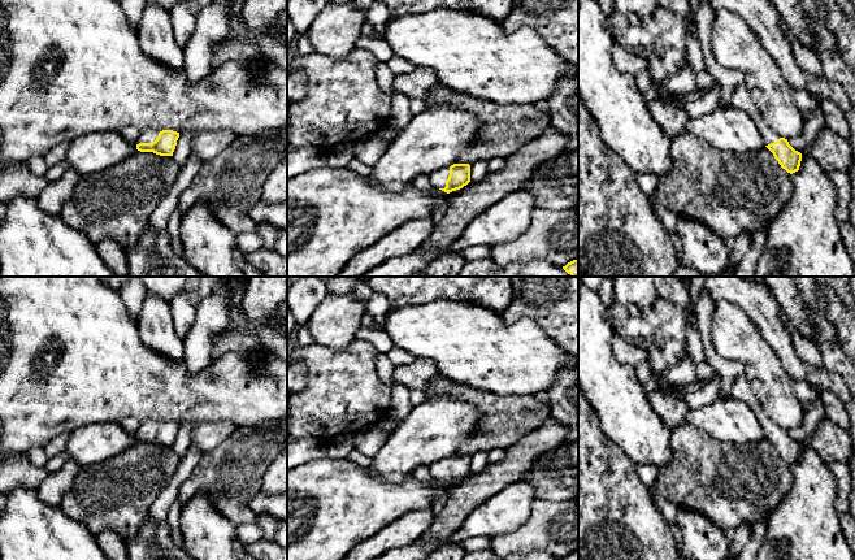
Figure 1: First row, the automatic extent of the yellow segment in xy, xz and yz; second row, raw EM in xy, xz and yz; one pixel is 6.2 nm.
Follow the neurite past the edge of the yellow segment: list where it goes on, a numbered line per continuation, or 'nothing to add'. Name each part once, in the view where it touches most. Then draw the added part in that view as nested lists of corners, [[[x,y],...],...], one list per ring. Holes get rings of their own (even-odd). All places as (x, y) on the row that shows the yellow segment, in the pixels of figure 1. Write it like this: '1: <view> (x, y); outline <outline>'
1: xy (148, 135); outline [[[157,129],[142,130],[135,143],[136,144],[139,144],[139,143],[152,143],[159,136],[159,133],[160,133],[160,130],[157,130]]]

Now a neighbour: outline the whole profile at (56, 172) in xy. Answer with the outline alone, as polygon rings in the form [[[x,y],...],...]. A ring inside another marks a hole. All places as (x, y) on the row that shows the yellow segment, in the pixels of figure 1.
[[[62,160],[58,164],[51,166],[47,170],[47,174],[45,174],[45,178],[47,178],[48,183],[60,179],[66,170],[68,170],[68,164],[66,164],[65,160]]]

